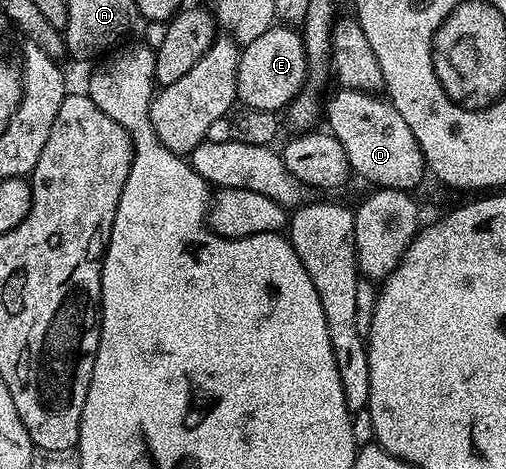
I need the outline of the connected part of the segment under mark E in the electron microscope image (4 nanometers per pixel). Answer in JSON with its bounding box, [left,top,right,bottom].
[236,23,308,113]

